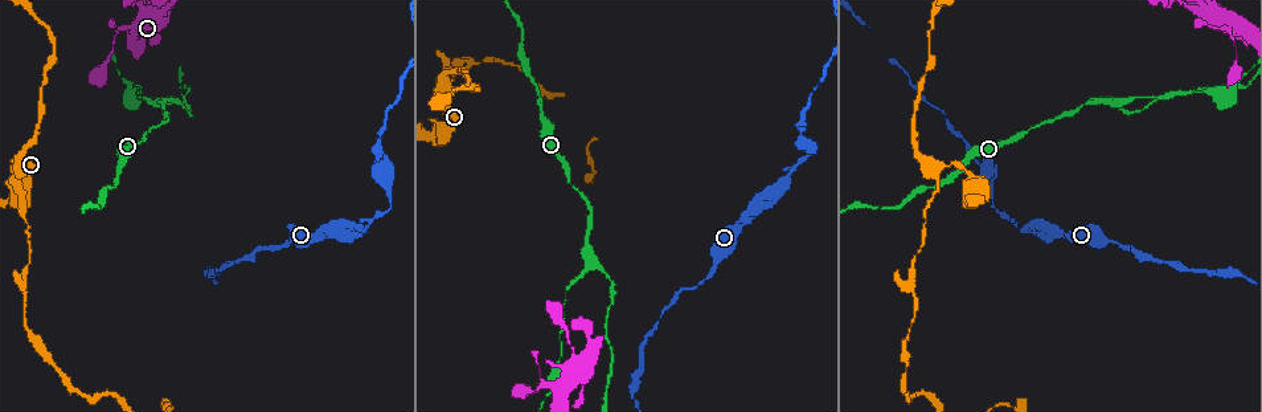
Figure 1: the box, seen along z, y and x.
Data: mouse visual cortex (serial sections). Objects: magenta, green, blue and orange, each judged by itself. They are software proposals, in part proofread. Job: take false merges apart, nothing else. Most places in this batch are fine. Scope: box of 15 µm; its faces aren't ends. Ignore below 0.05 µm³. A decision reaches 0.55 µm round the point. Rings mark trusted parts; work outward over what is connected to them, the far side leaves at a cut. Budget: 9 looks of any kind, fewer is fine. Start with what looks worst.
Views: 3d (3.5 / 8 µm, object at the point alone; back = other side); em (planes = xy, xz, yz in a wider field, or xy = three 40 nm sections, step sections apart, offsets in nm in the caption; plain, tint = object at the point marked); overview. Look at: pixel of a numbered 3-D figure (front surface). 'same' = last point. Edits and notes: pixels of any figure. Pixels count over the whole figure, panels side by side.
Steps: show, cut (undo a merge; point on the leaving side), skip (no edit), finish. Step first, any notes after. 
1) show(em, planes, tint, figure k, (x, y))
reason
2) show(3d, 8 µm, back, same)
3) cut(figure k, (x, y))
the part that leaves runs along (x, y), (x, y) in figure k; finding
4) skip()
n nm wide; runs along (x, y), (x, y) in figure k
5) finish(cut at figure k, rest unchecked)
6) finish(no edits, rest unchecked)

show(3d, 3.5 µm, figure 1, (1101, 100))
three arms meet

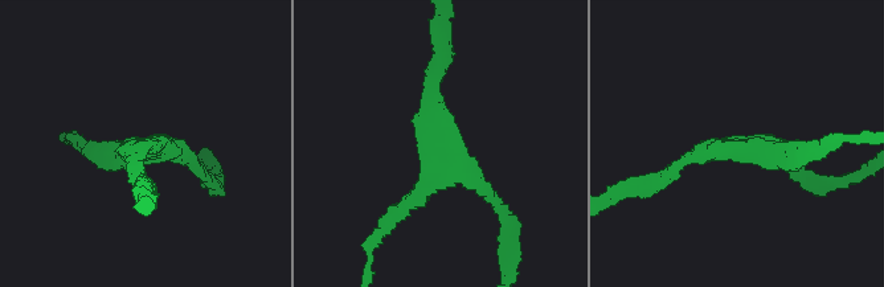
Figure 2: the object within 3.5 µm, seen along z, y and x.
show(em, xy, step 3, tint, figure 2, (744, 148))
3 arms; arms of 200, 200, 200 nm; need the tissue

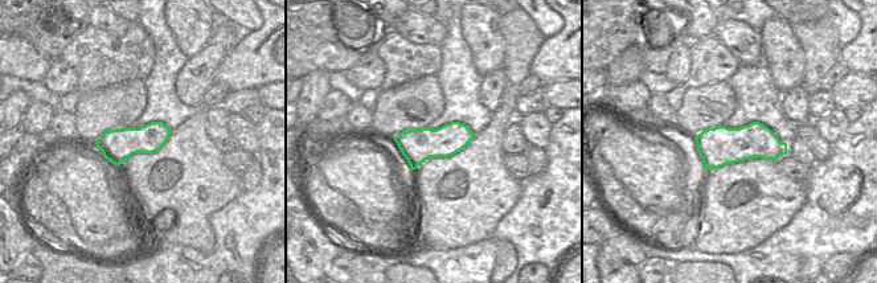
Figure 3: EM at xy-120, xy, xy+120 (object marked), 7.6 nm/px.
show(em, xy, step 5, tint, same)

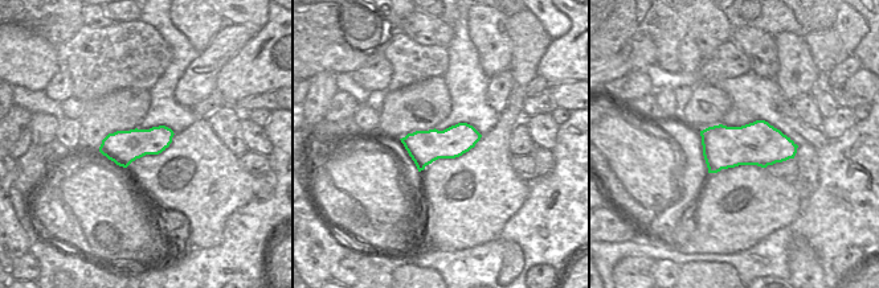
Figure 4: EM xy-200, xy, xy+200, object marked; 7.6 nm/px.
skip()
runs along (434, 73), (434, 179), (385, 226) in figure 2; one cell here

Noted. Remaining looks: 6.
show(3d, 3.5 µm, figure 1, (995, 206))
sharp bend

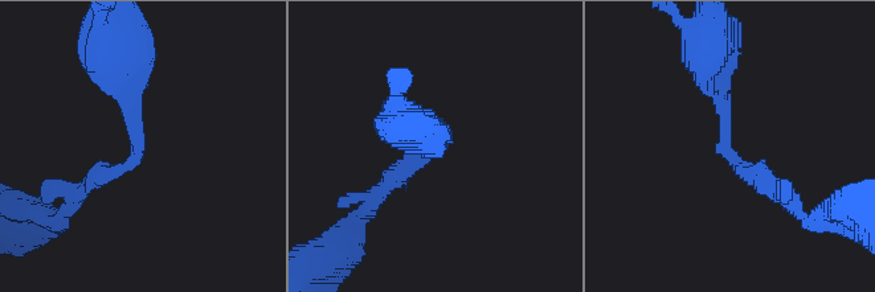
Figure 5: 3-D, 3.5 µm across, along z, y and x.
show(em, planes, tint, figure 5, (729, 154))

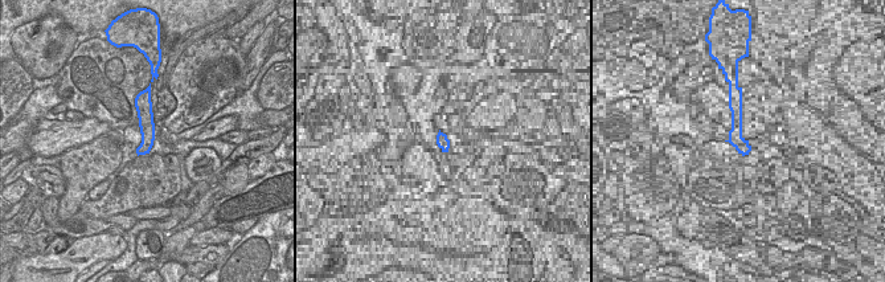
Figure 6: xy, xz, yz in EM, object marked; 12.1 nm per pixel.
skip()
arms of 150, 200 nm; runs along (143, 101), (146, 146), (140, 151) in figure 6; all the same cell

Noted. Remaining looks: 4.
show(3d, 8 µm, figure 1, (932, 199))
narrows sharply

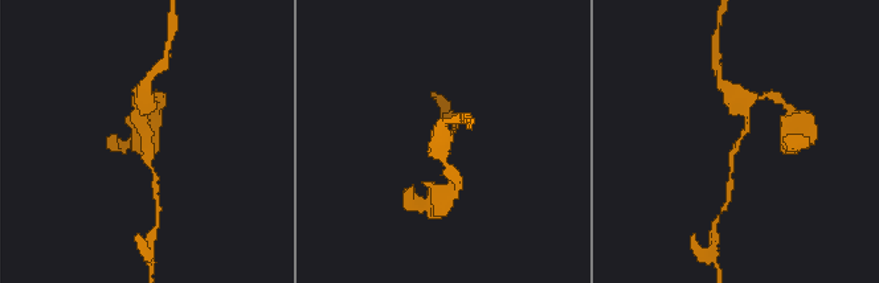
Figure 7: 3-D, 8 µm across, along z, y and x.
show(3d, 3.5 µm, figure 7, (144, 141))

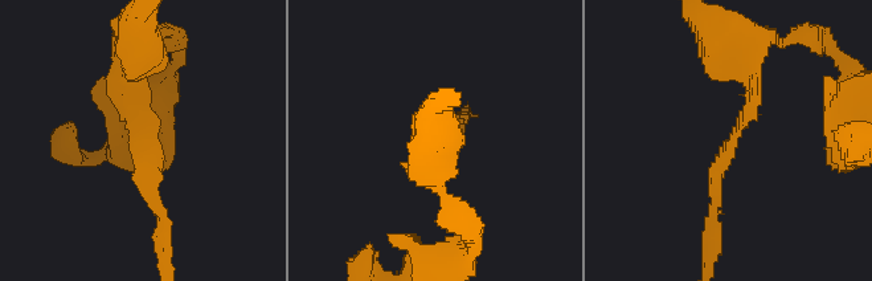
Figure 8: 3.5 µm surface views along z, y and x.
show(em, planes, tint, figure 8, (139, 136))
arms of 150, 300 nm

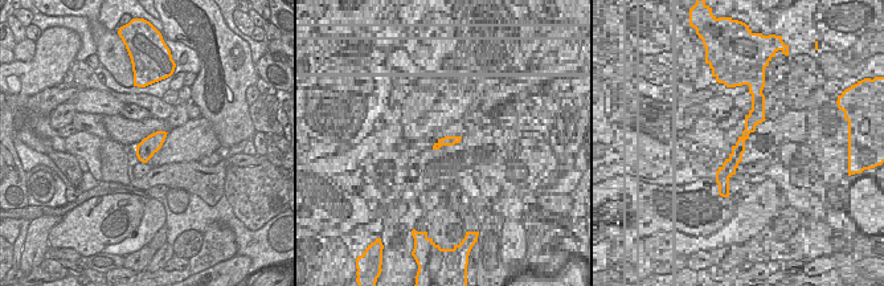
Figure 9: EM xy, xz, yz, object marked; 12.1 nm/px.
skip()
220 nm wide; runs along (746, 53), (753, 102), (716, 171), (713, 211) in figure 8; all the same cell

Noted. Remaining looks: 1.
finish(no edits, rest unchecked)

